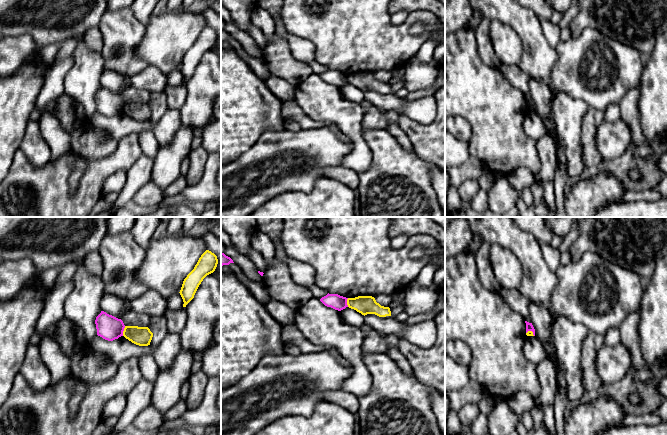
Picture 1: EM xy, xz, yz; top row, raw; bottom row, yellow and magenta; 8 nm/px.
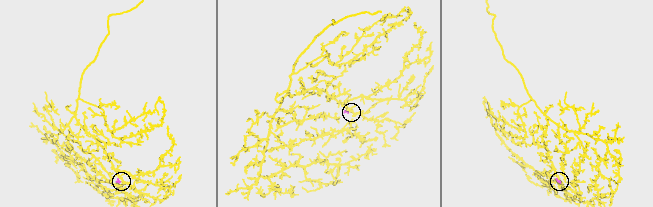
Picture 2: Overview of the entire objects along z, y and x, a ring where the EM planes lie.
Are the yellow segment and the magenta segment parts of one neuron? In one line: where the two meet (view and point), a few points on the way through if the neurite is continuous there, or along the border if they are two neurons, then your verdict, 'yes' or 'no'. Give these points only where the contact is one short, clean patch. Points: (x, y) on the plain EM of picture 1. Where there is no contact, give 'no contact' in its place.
xy (123, 107) | along xy (125, 102), (122, 111) | no

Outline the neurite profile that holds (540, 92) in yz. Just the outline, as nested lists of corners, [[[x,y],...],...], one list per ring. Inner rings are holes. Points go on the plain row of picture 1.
[[[533,77],[528,81],[531,99],[535,105],[535,112],[541,117],[546,130],[553,131],[554,123],[549,115],[552,111],[553,94],[547,82]]]

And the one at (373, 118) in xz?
[[[371,106],[364,110],[364,118],[362,120],[362,129],[386,129],[389,121],[386,112],[380,111],[378,108]]]

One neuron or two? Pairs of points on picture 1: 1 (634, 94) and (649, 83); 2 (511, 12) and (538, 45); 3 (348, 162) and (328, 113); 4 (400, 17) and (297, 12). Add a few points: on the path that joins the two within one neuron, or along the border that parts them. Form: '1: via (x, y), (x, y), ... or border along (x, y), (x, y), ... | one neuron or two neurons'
1: border along (638, 83), (640, 113) | two neurons
2: via (519, 20), (533, 37) | one neuron
3: via (357, 149), (356, 136), (341, 121) | one neuron
4: border along (409, 13), (401, 23), (394, 24), (390, 20) | two neurons

